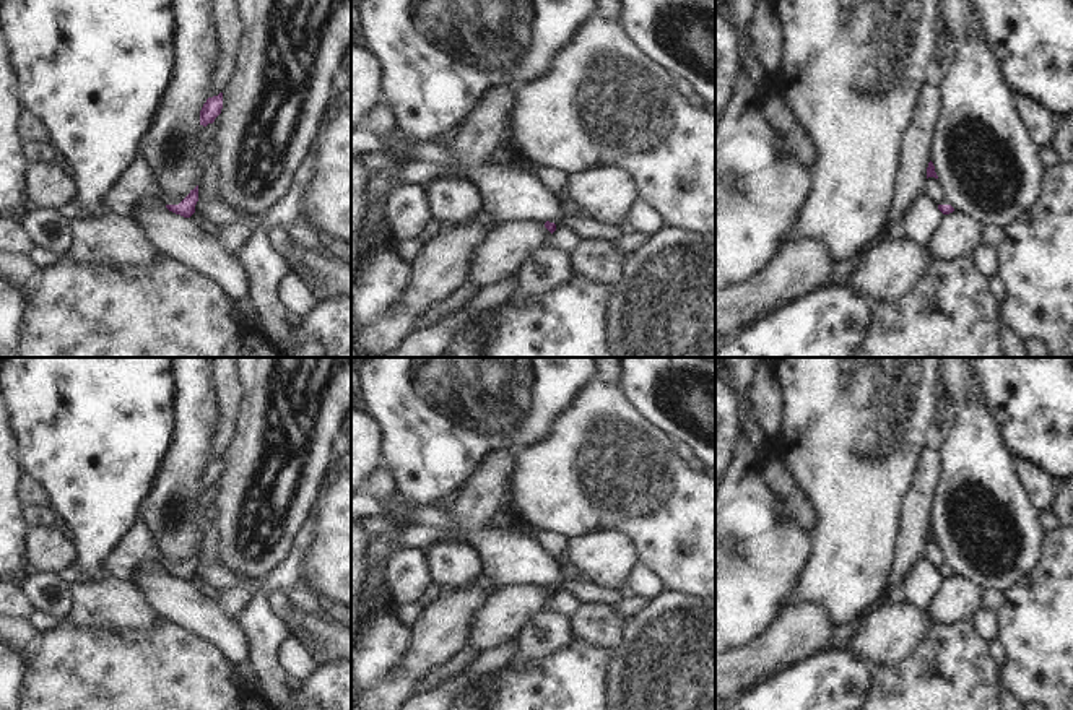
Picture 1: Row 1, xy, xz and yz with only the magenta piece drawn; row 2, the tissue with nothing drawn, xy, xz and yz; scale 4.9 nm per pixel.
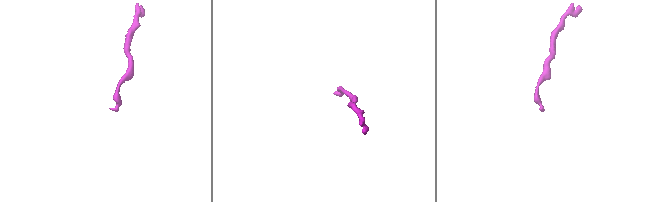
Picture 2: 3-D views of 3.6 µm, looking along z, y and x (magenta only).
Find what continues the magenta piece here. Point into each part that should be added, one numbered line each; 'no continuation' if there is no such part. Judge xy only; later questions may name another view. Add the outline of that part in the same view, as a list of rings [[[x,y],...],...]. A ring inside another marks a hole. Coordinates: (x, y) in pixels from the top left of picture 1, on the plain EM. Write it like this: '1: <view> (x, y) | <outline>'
1: xy (135, 546) | [[[138,520],[104,559],[102,567],[109,575],[124,582],[132,578],[133,569],[141,562],[156,562],[163,569],[179,569],[182,565],[174,565],[159,554],[145,523]]]

